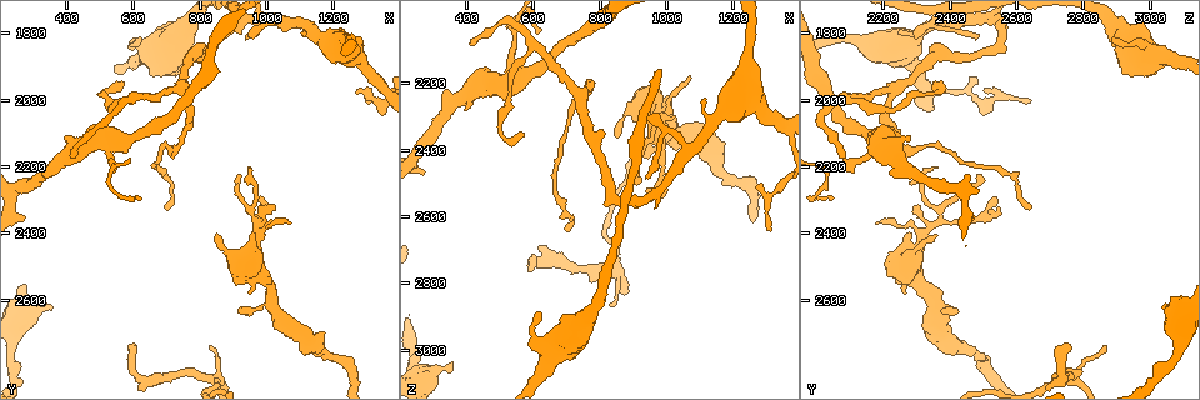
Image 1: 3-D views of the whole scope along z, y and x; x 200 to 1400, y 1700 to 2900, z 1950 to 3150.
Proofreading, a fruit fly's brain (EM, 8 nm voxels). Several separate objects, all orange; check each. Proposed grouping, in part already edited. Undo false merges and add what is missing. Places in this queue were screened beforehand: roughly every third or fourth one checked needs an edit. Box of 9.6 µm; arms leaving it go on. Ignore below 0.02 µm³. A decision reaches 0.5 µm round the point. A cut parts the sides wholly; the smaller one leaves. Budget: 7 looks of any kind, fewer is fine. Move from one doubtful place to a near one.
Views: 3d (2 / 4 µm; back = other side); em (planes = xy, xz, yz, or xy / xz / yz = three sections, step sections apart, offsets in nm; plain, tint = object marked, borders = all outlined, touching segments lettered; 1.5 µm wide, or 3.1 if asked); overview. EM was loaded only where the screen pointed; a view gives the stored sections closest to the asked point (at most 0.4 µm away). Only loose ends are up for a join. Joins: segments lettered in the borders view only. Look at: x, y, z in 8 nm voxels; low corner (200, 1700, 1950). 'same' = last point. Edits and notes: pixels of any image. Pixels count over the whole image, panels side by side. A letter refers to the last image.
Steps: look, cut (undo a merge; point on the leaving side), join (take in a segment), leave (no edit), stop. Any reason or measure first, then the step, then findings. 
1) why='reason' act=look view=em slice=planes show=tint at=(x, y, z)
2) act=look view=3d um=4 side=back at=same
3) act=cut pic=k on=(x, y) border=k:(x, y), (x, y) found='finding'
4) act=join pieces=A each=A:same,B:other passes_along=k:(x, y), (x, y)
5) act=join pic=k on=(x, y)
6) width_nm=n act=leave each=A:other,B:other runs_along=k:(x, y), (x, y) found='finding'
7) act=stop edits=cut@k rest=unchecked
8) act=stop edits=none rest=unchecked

why='free end' act=look view=em slice=planes show=plain at=(1320, 2000, 2640)

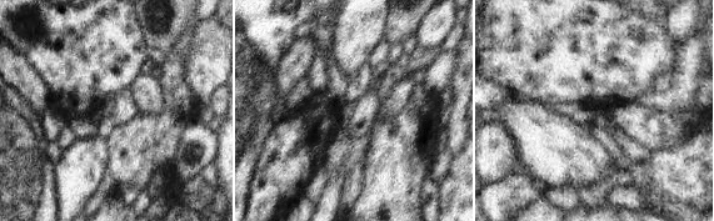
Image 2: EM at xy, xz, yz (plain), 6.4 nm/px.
why='what lies round it' act=look view=em slice=planes show=borders at=same

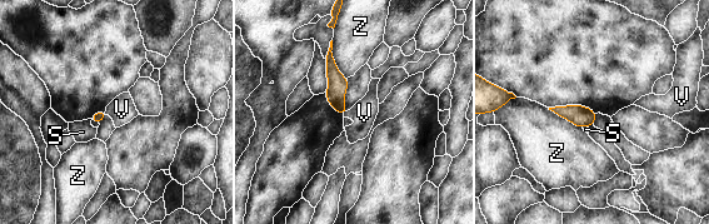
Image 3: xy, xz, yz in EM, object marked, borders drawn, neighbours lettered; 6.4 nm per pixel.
width_nm=70 act=leave each=S:other,V:other,Z:other border=3:(348, 110), (344, 115) found='no lettered segment goes on from it'

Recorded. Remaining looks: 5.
why='free end' act=look view=3d um=4 at=(920, 2630, 2390)

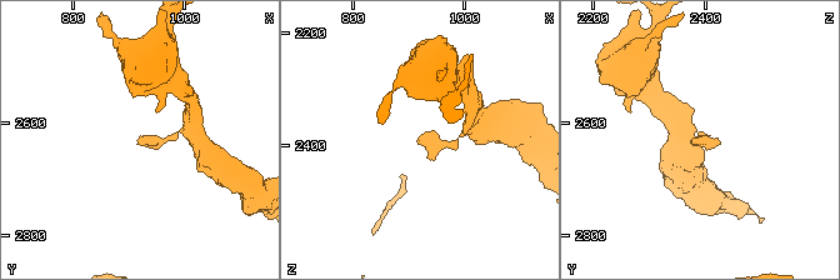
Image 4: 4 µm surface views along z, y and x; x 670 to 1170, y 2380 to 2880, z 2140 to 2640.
why='now the EM' act=look view=em slice=planes show=borders at=(920, 2630, 2380)

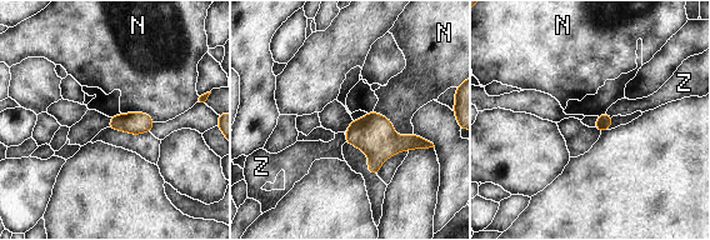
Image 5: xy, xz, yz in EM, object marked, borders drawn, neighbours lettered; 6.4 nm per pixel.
longest_contact=N:300nm act=leave each=N:other,Z:other found='no lettered segment goes on from it'

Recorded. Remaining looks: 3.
why='side arm on a straight run' act=look view=3d um=4 side=back at=(610, 2000, 2090)

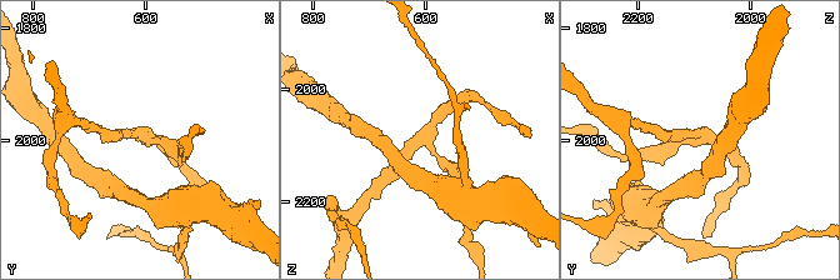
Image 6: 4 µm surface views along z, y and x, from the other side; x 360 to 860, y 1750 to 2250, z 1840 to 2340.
arms=3 arm_widths_nm=170,180,200 why='now the EM' act=look view=em slice=planes show=borders at=(610, 1985, 2095)

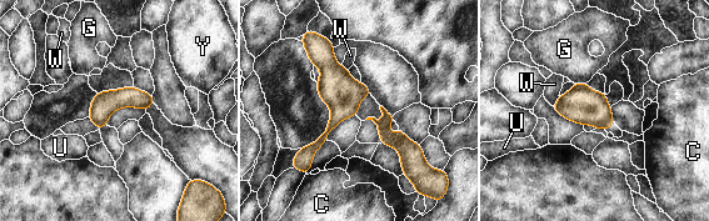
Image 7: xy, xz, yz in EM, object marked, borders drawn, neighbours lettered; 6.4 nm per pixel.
width_nm=160 act=leave each=C:other,G:other,U:other,W:other,Y:other border=7:(574, 83), (585, 84) found='continuous, no second neuron'

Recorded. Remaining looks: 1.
act=stop edits=none rest=unchecked

